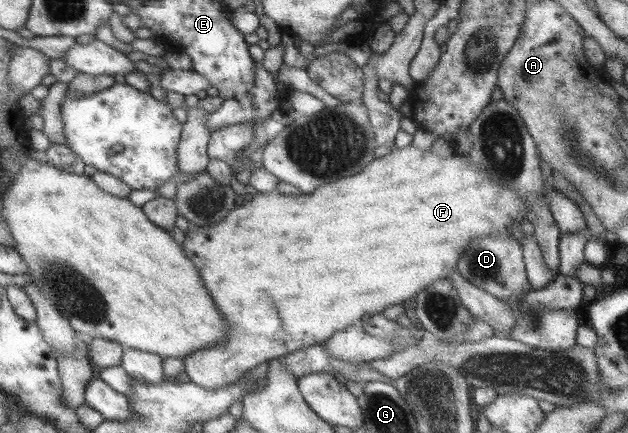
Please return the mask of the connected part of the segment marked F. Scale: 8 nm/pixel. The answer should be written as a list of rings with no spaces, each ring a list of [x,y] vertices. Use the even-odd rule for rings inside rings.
[[[408,144],[403,148],[394,148],[389,153],[373,159],[357,174],[351,177],[340,178],[334,183],[325,183],[315,187],[309,194],[283,195],[279,192],[257,193],[246,197],[242,205],[233,207],[221,221],[207,226],[189,225],[184,232],[182,250],[185,256],[191,260],[191,264],[199,270],[199,278],[203,280],[205,290],[209,292],[211,300],[215,302],[220,316],[227,324],[227,335],[213,345],[209,345],[197,351],[191,351],[183,359],[184,372],[189,381],[203,389],[226,388],[240,381],[248,371],[263,362],[279,360],[283,355],[311,346],[315,343],[323,343],[335,332],[343,330],[351,325],[358,325],[361,318],[382,311],[391,305],[399,305],[405,300],[415,298],[421,289],[430,286],[435,280],[446,277],[456,269],[459,255],[464,252],[464,247],[475,237],[496,236],[496,234],[509,234],[510,225],[521,224],[527,216],[527,202],[517,192],[499,184],[491,184],[491,180],[485,178],[483,172],[475,170],[469,162],[469,156],[453,152],[445,158],[439,158],[433,154],[432,146],[427,150],[417,150],[415,146]]]

